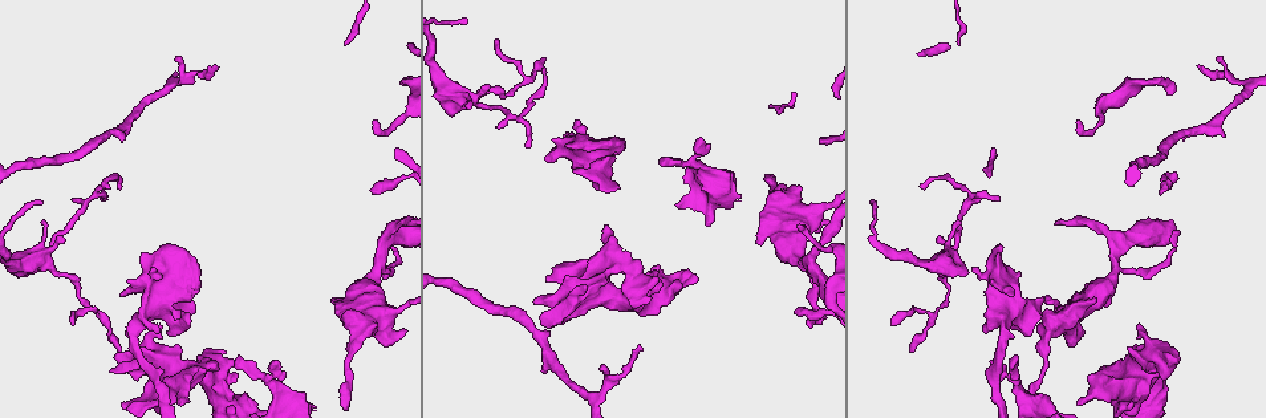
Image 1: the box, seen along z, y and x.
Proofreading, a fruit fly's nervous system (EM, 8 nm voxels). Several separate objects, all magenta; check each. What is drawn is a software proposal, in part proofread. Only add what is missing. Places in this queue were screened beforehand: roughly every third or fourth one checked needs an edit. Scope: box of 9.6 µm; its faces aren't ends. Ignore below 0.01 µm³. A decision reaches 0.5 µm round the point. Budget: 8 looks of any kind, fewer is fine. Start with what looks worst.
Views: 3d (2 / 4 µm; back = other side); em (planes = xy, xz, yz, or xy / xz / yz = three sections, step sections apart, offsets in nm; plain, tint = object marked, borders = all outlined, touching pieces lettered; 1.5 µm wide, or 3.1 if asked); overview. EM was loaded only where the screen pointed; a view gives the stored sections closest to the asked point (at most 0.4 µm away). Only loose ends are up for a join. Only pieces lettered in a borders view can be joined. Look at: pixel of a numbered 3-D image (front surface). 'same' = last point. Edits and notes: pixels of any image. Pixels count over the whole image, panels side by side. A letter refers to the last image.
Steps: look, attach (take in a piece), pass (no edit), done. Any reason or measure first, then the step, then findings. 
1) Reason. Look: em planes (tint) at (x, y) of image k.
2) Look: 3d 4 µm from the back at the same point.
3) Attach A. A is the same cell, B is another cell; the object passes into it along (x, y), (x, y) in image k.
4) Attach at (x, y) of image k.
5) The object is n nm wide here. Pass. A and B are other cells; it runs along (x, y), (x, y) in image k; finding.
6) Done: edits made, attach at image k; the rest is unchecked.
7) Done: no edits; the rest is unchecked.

Free end. Look: 3d 4 µm at (1011, 295) of image 1.

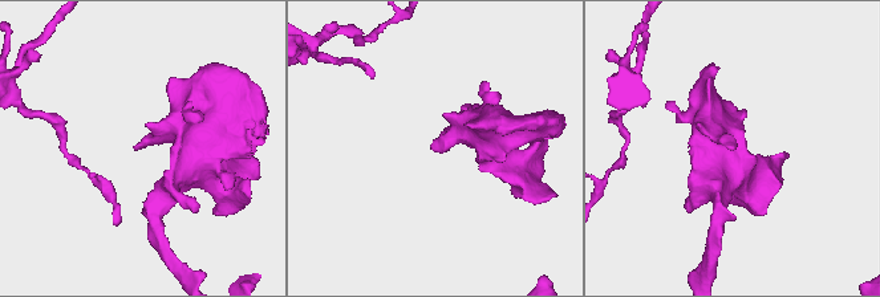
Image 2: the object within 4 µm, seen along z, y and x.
Look: em planes (tint) at (434, 148) of image 2.

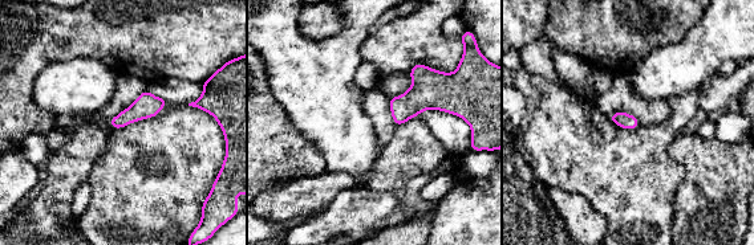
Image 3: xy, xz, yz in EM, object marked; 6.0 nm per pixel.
Look: em planes (borders) at the same point.

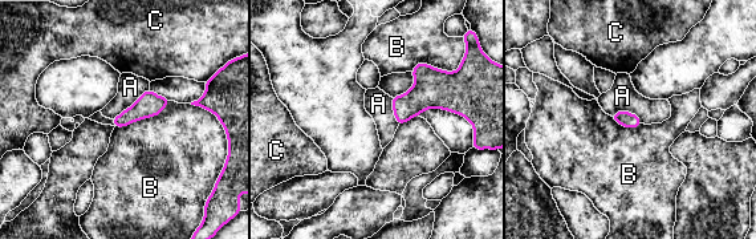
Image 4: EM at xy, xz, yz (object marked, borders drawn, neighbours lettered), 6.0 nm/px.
Pass. A, B and C are other cells; a border runs along (149, 88), (112, 118) in image 4; none of them fits.

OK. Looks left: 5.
Branch stops here. Look: em planes (borders) at (1077, 120) of image 1.

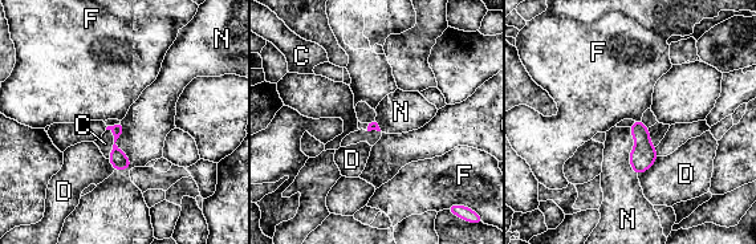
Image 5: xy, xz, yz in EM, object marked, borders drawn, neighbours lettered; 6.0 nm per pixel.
Attach C. C is the same cell, D, F and N are other cells; it goes on there.

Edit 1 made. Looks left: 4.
Look: em xy step 4 (borders) at (911, 352) of image 1.

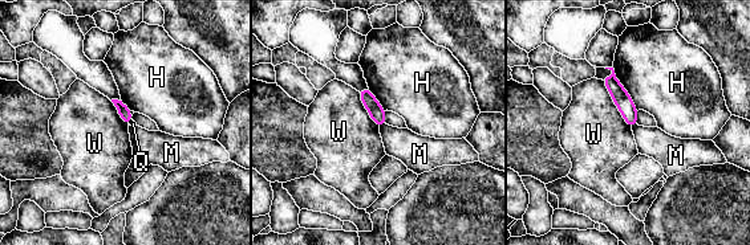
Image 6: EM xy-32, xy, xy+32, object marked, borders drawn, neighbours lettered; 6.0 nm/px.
Pass. H, M, Q and W are other cells; none of them fits.

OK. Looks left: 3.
Done: edits made, attach at image 5; the rest is unchecked.

